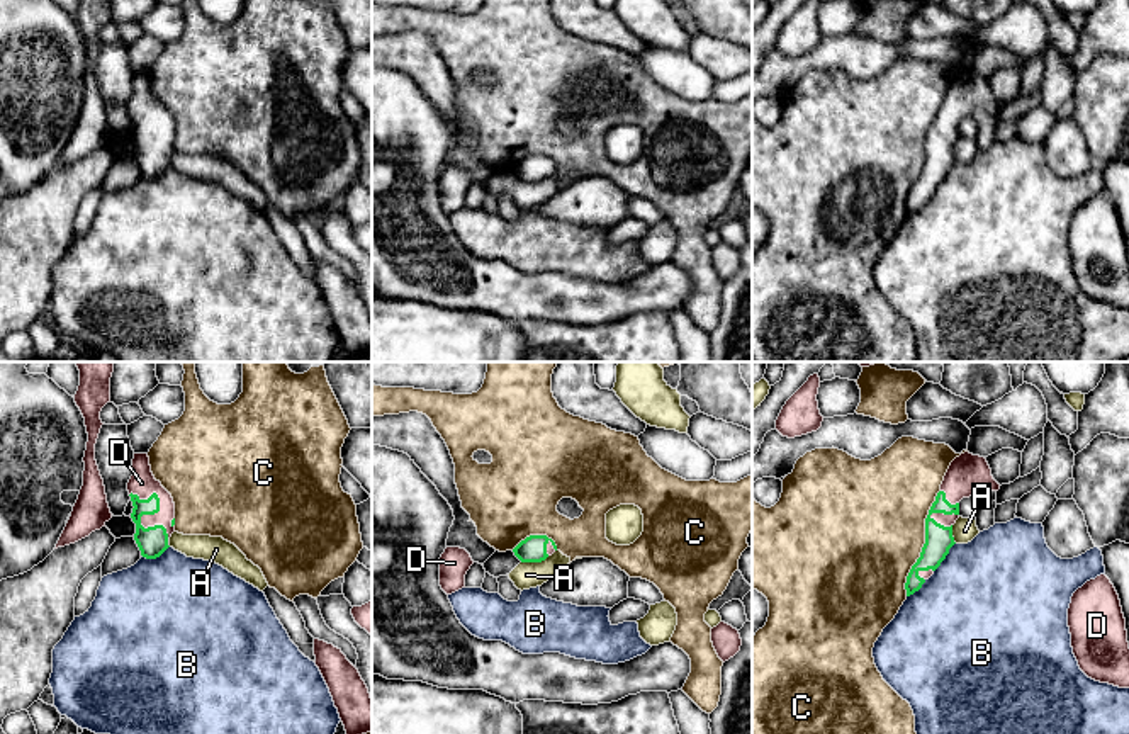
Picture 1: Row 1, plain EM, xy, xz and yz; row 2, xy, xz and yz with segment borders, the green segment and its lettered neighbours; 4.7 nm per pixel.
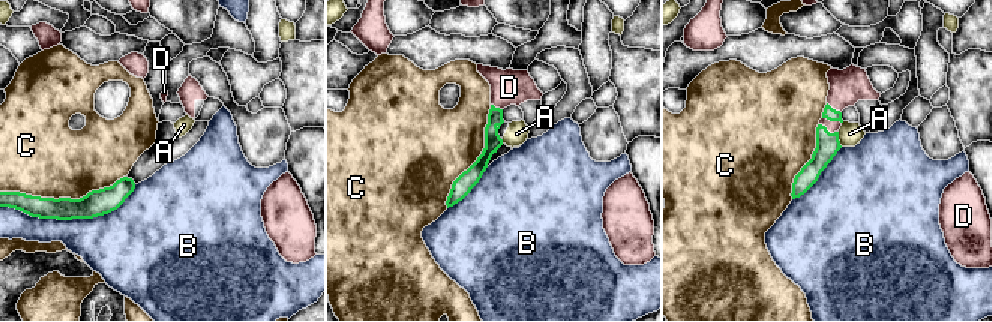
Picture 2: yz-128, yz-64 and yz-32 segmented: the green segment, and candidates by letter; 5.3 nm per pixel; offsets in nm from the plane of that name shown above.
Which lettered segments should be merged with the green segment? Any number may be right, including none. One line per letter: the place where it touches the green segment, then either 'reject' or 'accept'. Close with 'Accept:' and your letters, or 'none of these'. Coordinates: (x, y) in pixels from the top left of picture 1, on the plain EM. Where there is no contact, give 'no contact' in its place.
A: meets green in xz at (535, 180); reject
B: meets green in xy at (155, 177); reject
C: meets green in yz at (926, 162); reject
D: meets green in xy at (146, 133); accept
Accept: D

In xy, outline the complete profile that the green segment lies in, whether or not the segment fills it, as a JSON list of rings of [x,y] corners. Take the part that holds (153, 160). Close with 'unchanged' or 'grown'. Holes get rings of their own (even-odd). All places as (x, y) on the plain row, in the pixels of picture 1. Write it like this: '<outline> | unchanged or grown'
[[[134,73],[127,110],[134,126],[131,133],[136,143],[134,160],[143,177],[156,178],[170,167],[175,151],[175,122],[154,99],[148,73]]] | grown

